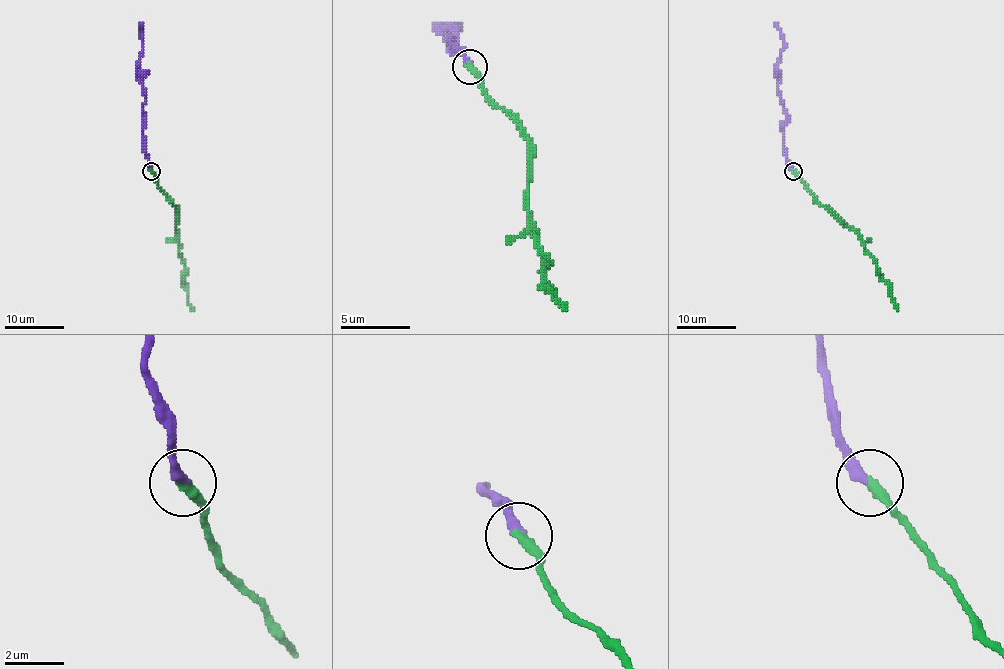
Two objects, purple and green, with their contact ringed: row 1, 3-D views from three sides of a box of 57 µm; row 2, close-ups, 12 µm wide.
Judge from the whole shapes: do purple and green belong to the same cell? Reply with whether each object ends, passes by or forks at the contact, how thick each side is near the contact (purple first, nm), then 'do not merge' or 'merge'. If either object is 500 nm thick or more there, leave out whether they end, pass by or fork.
purple ends | green ends | 360/400 nm | merge

